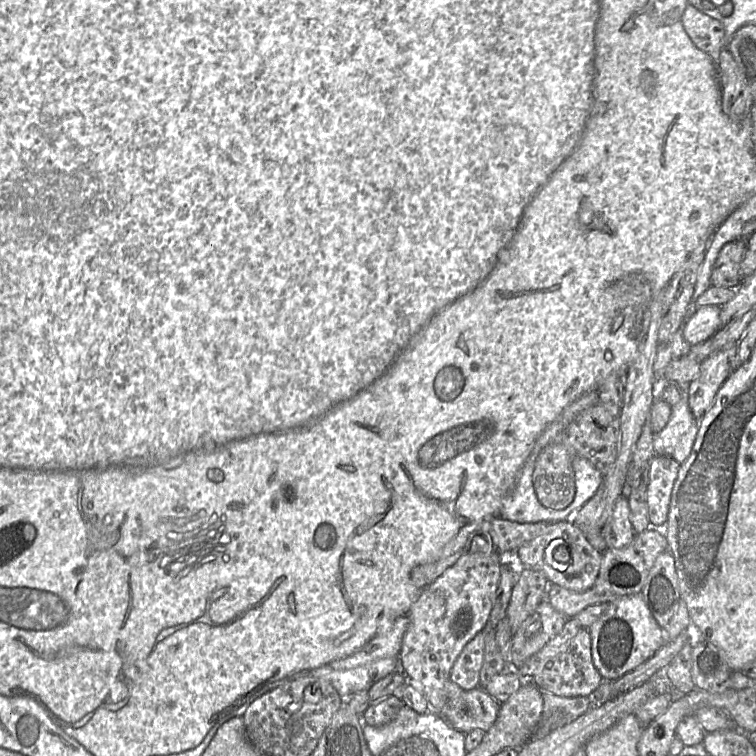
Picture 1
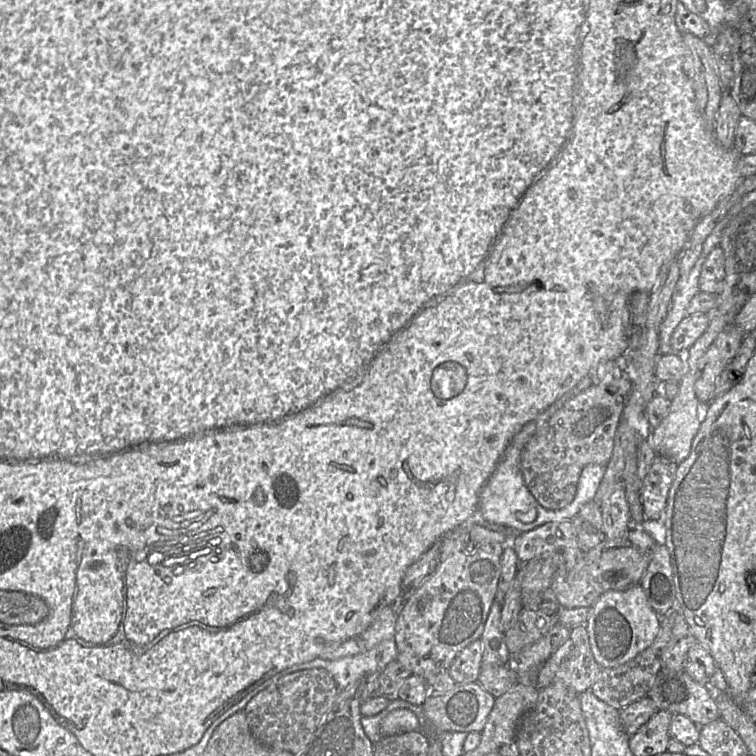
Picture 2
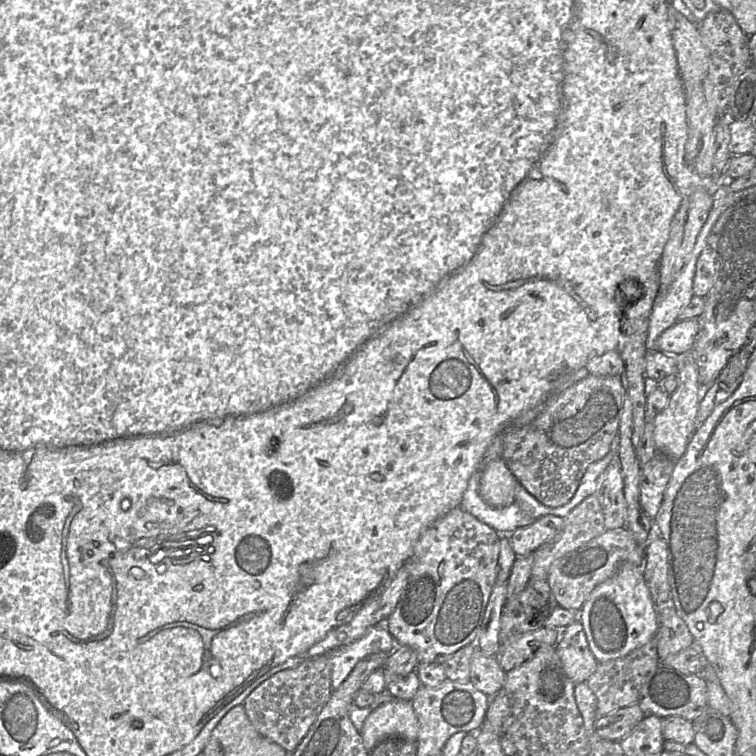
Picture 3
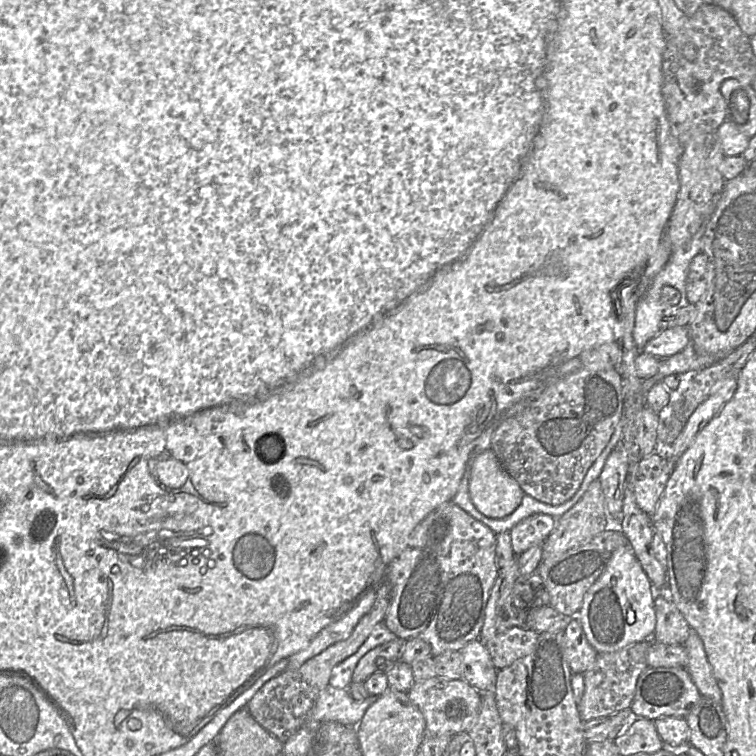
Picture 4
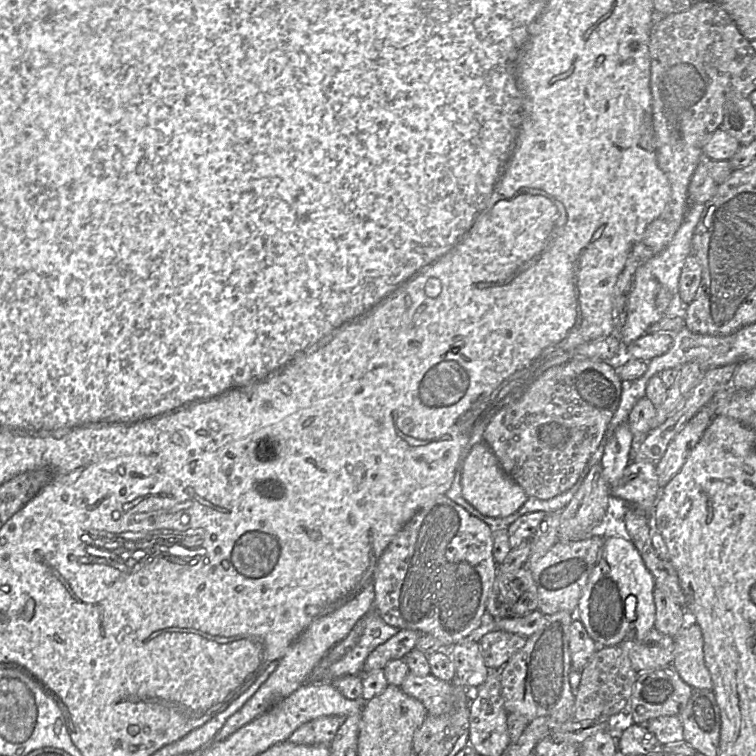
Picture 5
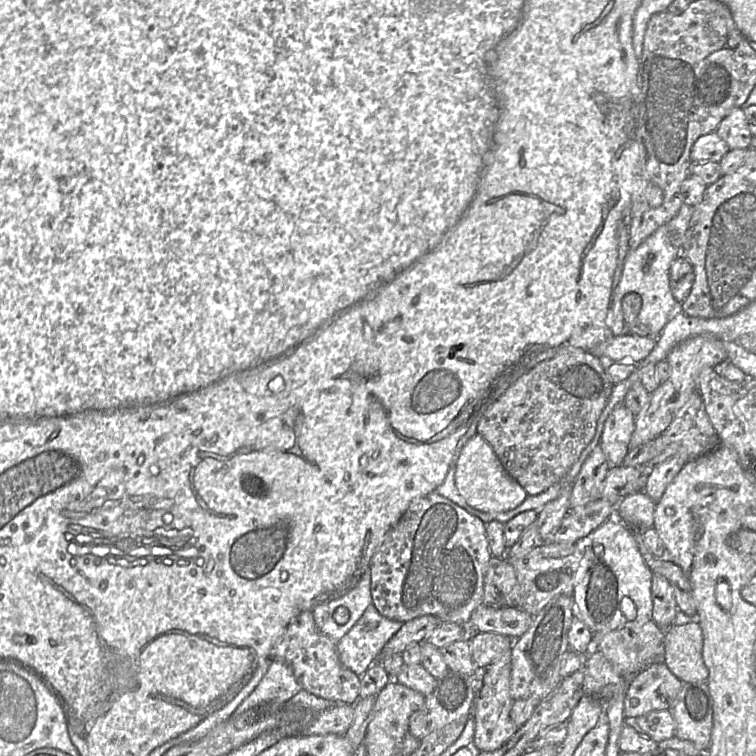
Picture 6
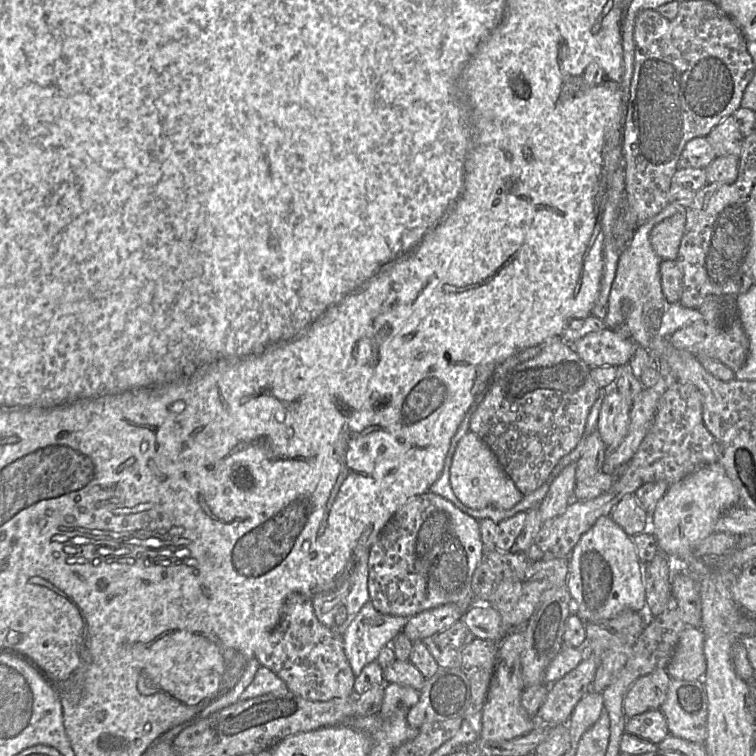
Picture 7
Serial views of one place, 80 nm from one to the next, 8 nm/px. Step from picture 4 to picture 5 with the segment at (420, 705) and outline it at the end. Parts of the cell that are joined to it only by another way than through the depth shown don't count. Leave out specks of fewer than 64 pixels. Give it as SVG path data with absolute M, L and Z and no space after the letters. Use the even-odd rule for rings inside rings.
M409 672L401 684L401 689L422 702L428 715L440 716L453 710L453 684L432 674L417 676Z

